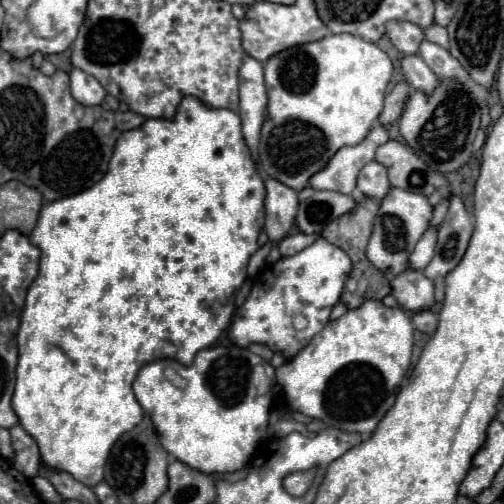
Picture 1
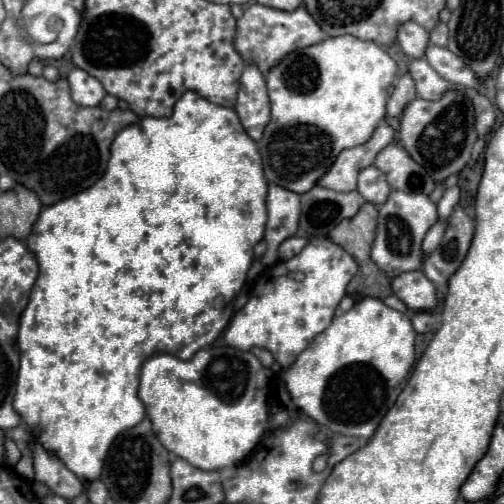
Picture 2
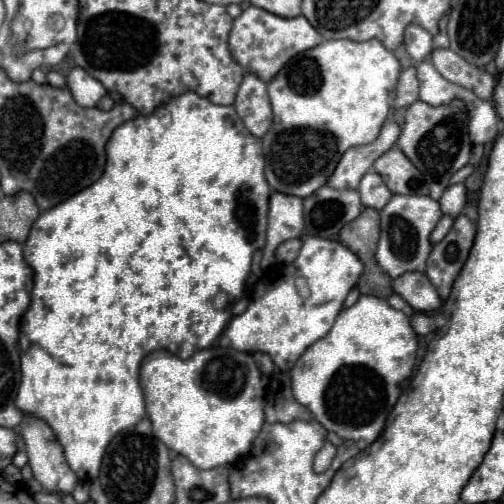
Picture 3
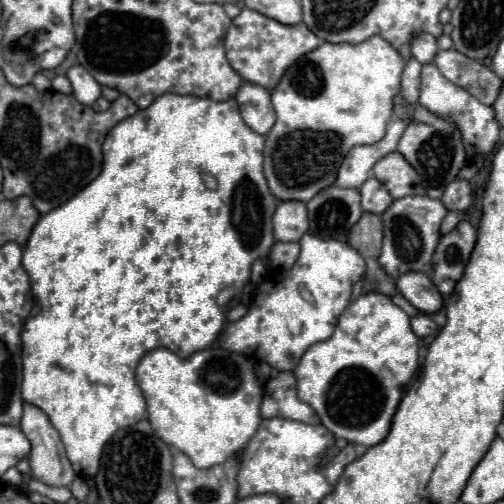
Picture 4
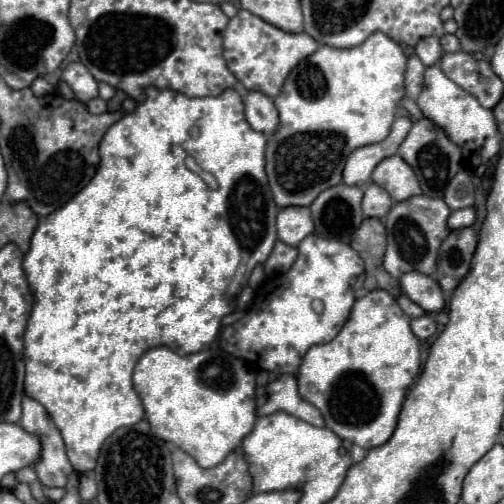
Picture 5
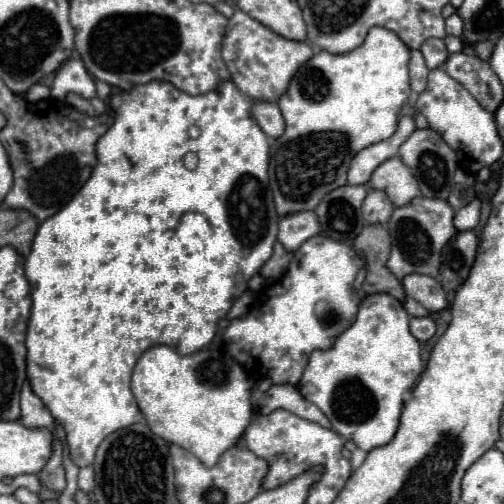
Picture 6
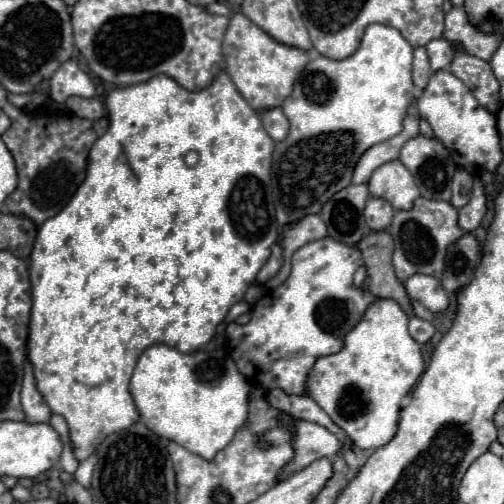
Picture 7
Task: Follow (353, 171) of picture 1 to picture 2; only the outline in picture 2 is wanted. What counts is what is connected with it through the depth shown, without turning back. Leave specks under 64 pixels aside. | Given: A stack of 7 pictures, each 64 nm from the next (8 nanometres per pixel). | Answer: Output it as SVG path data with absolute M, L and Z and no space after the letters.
M382 122L366 144L340 152L334 166L320 178L318 184L324 188L338 190L338 192L356 190L356 178L360 170L372 166L378 152L384 150L392 142L394 142L394 130L386 122Z

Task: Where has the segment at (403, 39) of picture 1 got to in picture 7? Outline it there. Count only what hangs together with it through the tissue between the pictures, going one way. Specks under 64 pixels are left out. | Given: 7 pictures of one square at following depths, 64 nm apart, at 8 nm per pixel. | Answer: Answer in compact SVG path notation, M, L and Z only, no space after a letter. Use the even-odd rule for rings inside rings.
M436 38L432 40L428 46L428 58L430 58L430 64L432 64L432 70L438 72L438 70L444 70L446 66L450 66L450 62L454 60L454 48L448 40L444 38ZM446 52L448 52L448 62L446 62Z

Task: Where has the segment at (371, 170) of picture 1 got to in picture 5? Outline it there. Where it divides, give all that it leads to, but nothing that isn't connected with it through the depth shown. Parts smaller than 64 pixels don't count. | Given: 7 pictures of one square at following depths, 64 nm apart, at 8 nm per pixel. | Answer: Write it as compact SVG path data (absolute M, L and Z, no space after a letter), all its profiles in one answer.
M370 182L364 186L364 200L362 200L362 212L366 218L378 218L384 220L384 216L390 212L392 208L392 198L388 196L388 192Z

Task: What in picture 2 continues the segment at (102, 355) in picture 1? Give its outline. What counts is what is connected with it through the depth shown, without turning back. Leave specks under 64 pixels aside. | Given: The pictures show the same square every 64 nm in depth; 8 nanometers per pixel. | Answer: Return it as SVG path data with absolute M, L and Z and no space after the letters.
M186 92L174 104L172 116L144 116L136 124L130 124L116 134L116 140L112 140L106 174L92 188L78 192L68 200L46 206L40 212L36 224L32 226L32 234L26 238L26 246L34 252L40 272L32 288L30 302L20 318L20 372L14 396L14 410L22 416L30 430L40 434L40 442L44 444L44 448L54 450L56 456L62 458L62 462L68 466L68 470L72 470L84 484L100 478L106 452L114 438L120 432L134 428L146 416L142 400L138 398L138 376L142 362L156 352L172 352L182 360L190 360L200 348L212 344L220 336L224 326L228 326L228 320L232 318L232 302L242 290L246 282L246 272L254 260L254 246L264 238L266 194L268 182L264 178L258 144L244 132L236 112L232 108L216 106L196 92Z

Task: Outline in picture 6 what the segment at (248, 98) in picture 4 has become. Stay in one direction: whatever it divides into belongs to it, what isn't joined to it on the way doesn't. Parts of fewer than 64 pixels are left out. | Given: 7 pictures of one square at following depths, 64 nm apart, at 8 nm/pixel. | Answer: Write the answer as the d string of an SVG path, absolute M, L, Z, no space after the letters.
M254 102L252 104L252 116L256 118L258 126L264 130L266 136L280 138L284 134L284 118L282 118L278 104Z

